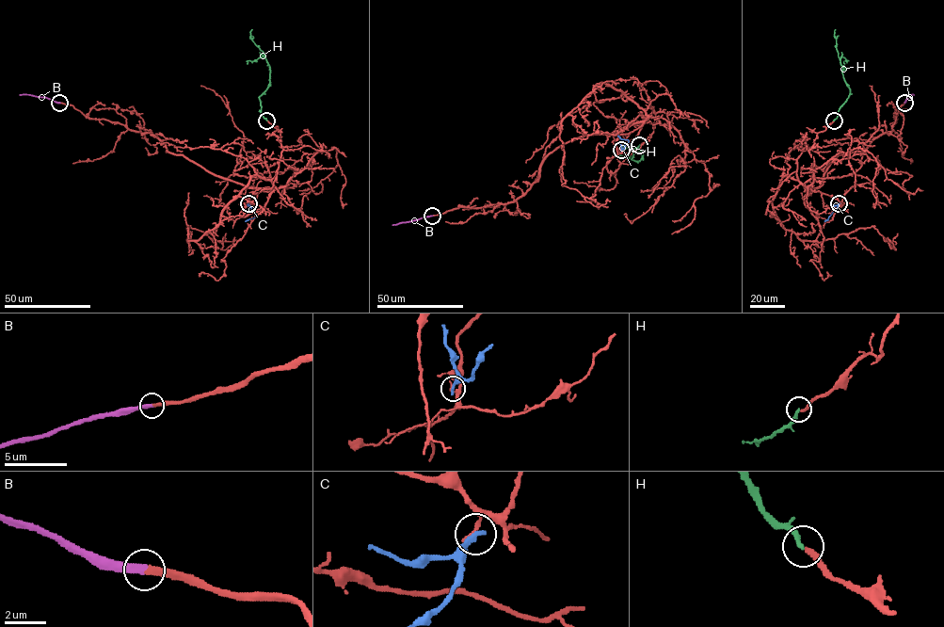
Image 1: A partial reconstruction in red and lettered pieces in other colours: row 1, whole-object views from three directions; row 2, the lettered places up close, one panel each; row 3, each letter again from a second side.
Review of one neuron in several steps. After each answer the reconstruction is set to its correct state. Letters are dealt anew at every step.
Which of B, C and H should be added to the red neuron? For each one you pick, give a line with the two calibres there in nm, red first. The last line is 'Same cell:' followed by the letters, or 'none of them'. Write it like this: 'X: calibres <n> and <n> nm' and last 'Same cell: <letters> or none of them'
B: calibres 300 and 360 nm
H: calibres 240 and 240 nm
Same cell: B, H

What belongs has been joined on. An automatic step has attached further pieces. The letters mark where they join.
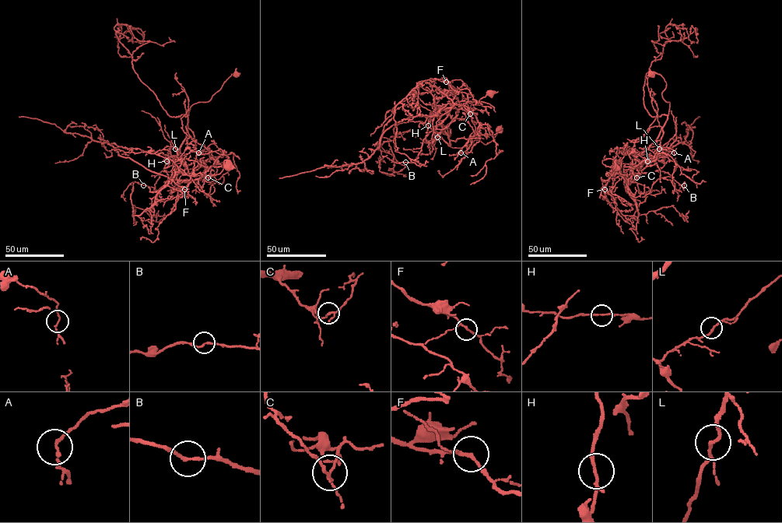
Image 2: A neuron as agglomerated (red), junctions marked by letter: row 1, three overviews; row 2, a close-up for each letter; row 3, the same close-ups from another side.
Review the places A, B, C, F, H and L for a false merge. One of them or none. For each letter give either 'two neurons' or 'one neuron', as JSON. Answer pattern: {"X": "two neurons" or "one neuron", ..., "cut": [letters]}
{"A": "one neuron", "B": "one neuron", "C": "two neurons", "F": "one neuron", "H": "one neuron", "L": "one neuron", "cut": ["C"]}

